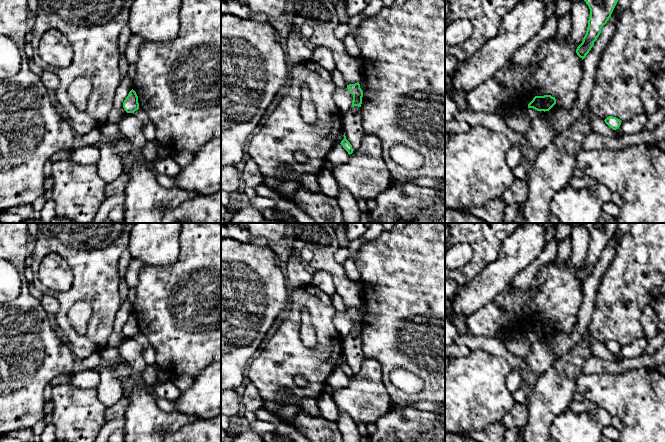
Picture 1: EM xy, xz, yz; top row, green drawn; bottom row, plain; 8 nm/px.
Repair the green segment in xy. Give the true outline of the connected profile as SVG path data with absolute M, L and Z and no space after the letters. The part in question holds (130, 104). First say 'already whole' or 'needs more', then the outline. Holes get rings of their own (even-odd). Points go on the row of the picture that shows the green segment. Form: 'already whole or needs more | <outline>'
already whole | M132 89L123 102L123 108L127 113L133 113L139 109L138 96Z

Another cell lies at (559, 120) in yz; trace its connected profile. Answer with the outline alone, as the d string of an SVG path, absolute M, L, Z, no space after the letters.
M619 16L610 17L602 27L601 33L594 42L593 47L583 59L583 74L578 88L577 101L570 109L559 109L545 113L547 124L558 134L576 124L589 108L592 89L594 86L595 72L599 60L613 36L619 22Z

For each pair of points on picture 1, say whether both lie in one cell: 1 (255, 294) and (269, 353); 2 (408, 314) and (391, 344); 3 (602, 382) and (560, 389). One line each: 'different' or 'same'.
1: different
2: same
3: different

